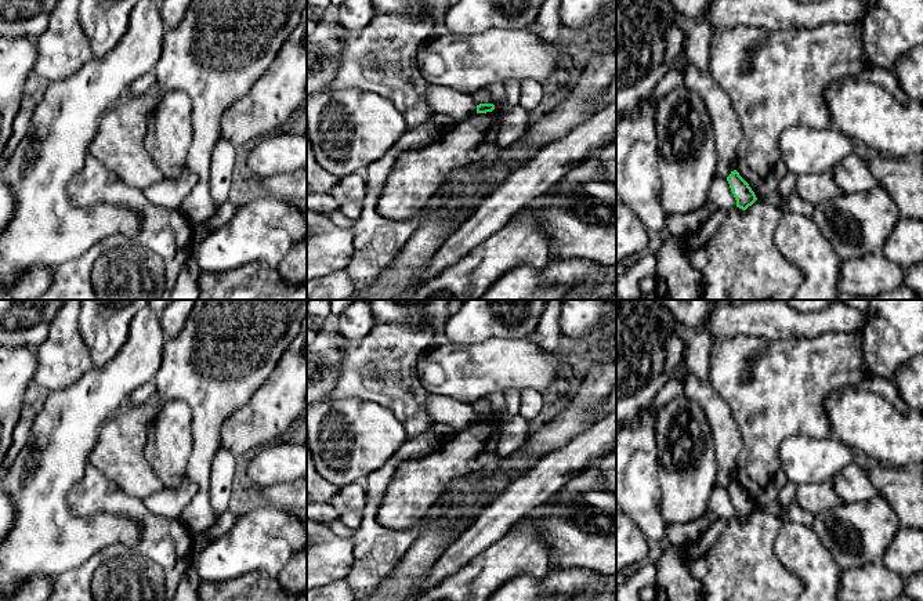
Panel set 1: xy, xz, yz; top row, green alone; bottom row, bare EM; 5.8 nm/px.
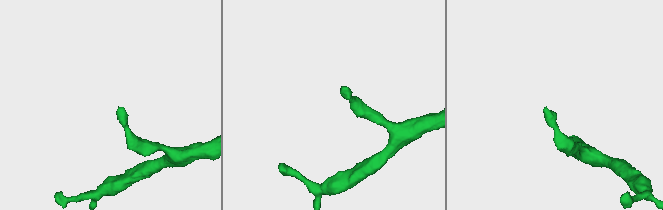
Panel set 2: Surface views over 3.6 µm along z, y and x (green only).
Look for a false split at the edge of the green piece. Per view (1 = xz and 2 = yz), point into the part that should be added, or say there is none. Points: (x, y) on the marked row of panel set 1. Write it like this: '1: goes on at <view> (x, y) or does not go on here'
1: does not go on here
2: does not go on here

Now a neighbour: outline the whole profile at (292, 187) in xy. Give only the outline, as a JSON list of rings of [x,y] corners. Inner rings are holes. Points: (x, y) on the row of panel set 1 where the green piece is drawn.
[[[301,169],[268,178],[253,178],[245,187],[235,188],[236,198],[242,199],[251,193],[268,193],[285,202],[307,202],[307,170]]]

